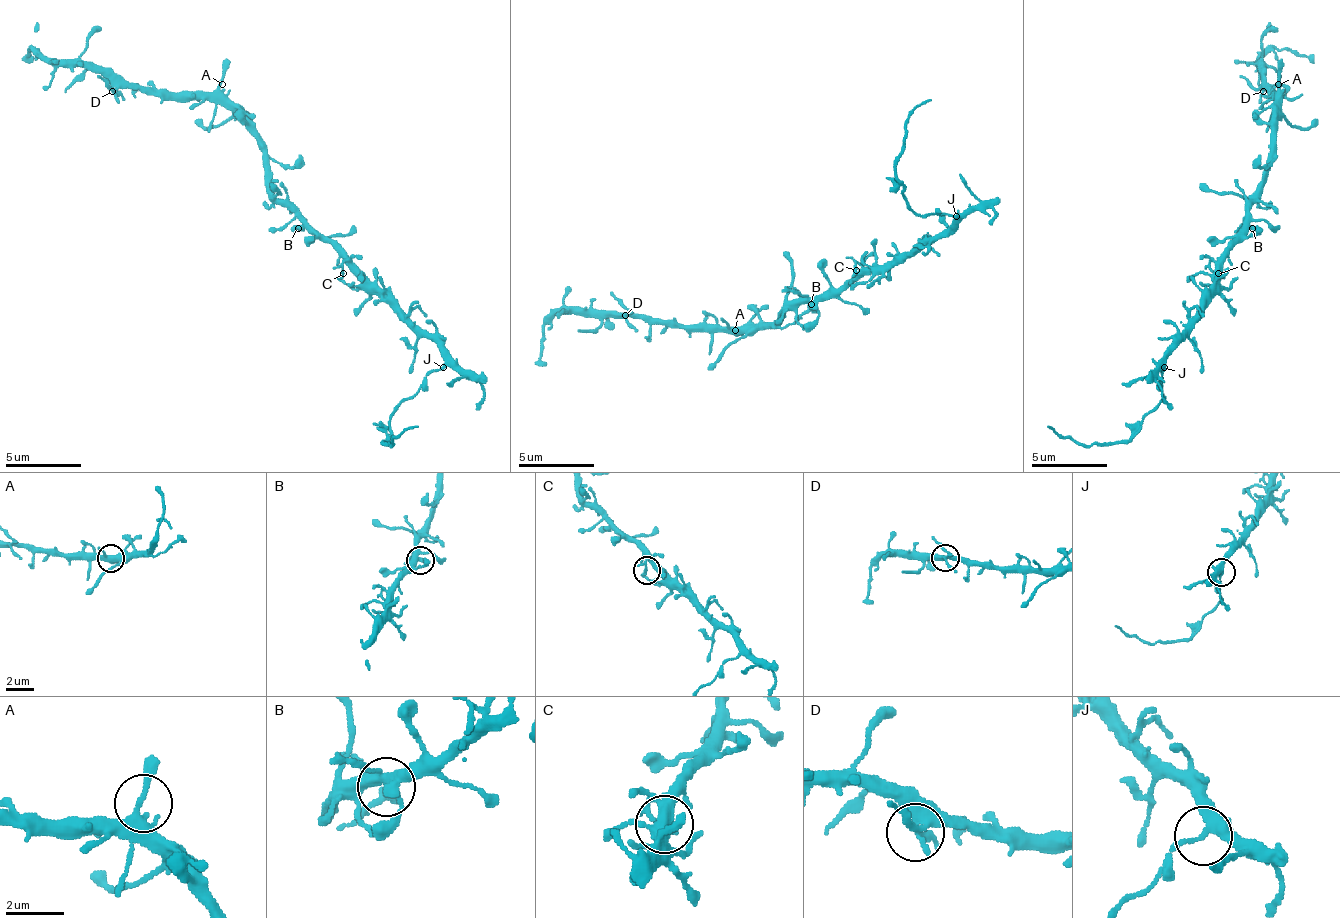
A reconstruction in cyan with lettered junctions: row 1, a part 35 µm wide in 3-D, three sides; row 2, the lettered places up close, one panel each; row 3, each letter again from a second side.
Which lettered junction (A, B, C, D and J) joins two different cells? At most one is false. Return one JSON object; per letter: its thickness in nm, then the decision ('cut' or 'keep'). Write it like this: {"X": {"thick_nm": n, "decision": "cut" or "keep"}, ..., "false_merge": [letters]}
{"A": {"thick_nm": 240, "decision": "keep"}, "B": {"thick_nm": 280, "decision": "keep"}, "C": {"thick_nm": 160, "decision": "keep"}, "D": {"thick_nm": 280, "decision": "keep"}, "J": {"thick_nm": 280, "decision": "cut"}, "false_merge": ["J"]}

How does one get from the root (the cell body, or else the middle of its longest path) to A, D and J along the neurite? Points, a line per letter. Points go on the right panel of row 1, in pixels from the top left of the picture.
A: (1244, 228), (1244, 209), (1263, 186), (1263, 171), (1271, 148), (1271, 106), (1282, 95), (1278, 84)
D: (1244, 228), (1244, 209), (1263, 186), (1267, 144), (1275, 122), (1275, 99), (1263, 87), (1263, 91)
J: (1244, 228), (1237, 235), (1237, 243), (1218, 262), (1214, 292), (1191, 327), (1172, 346), (1164, 368)

